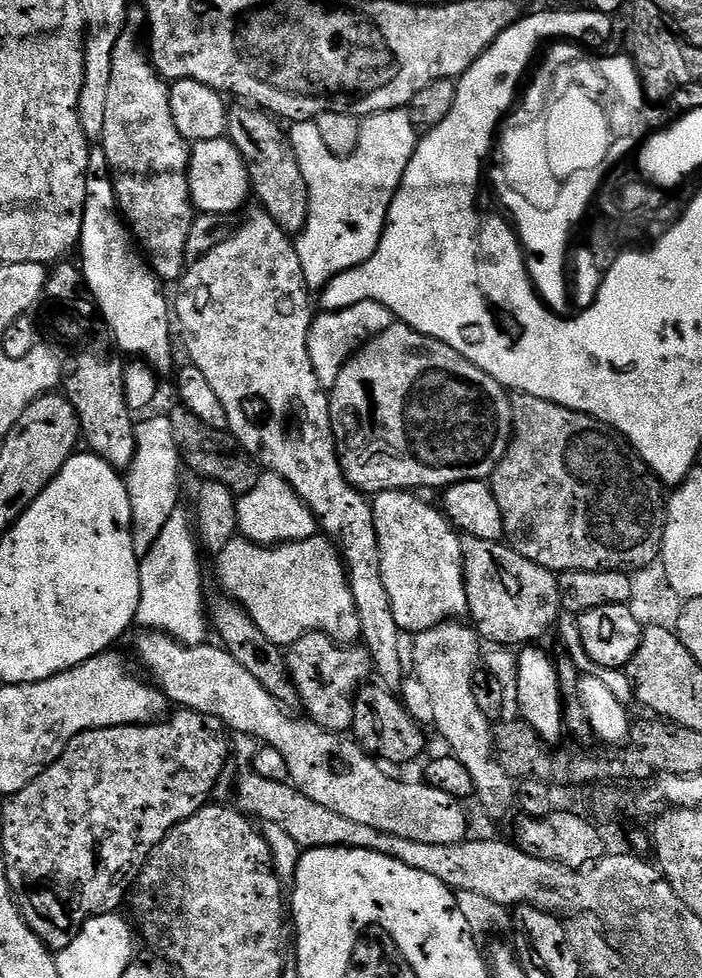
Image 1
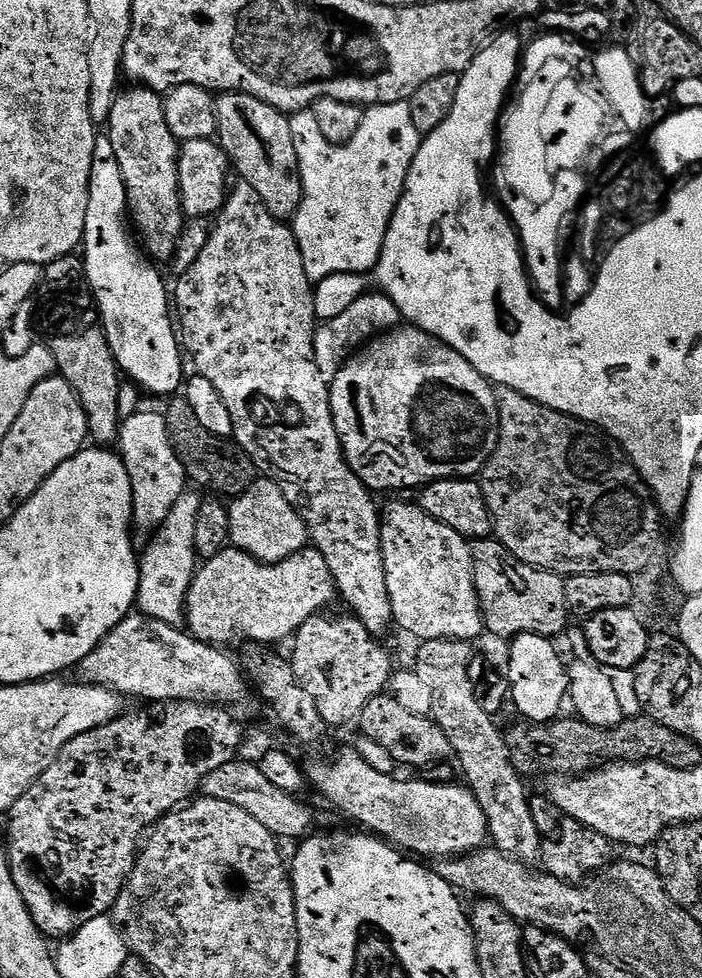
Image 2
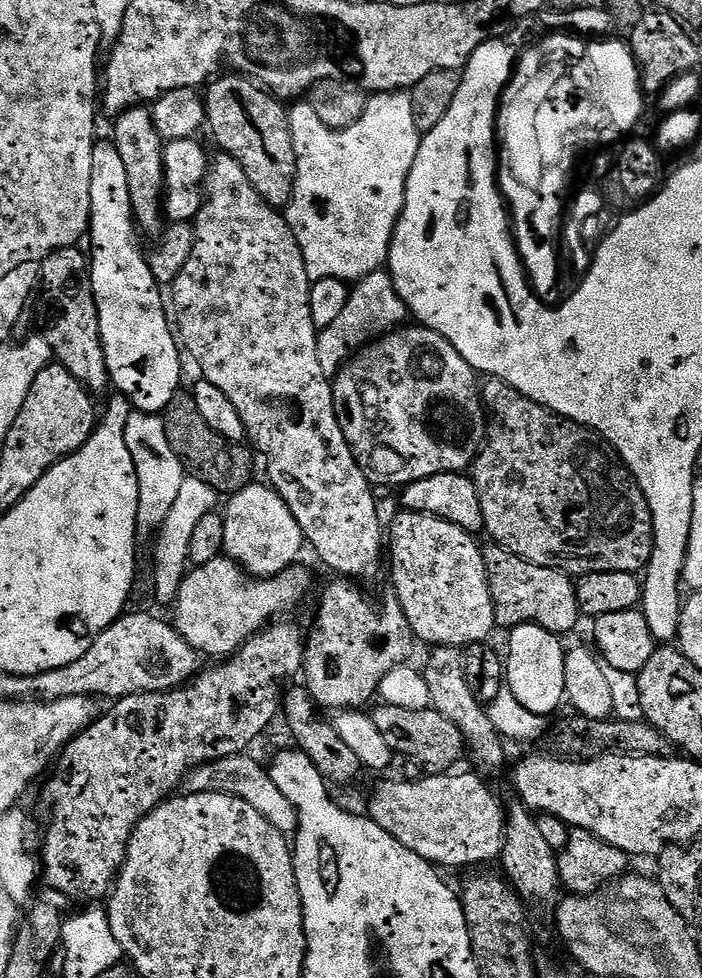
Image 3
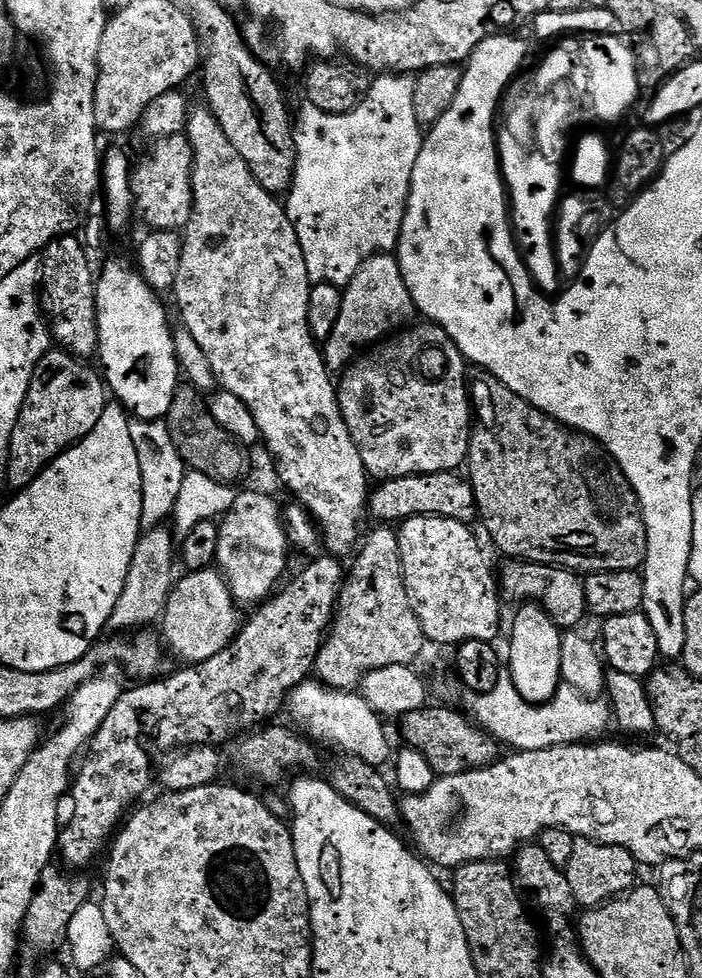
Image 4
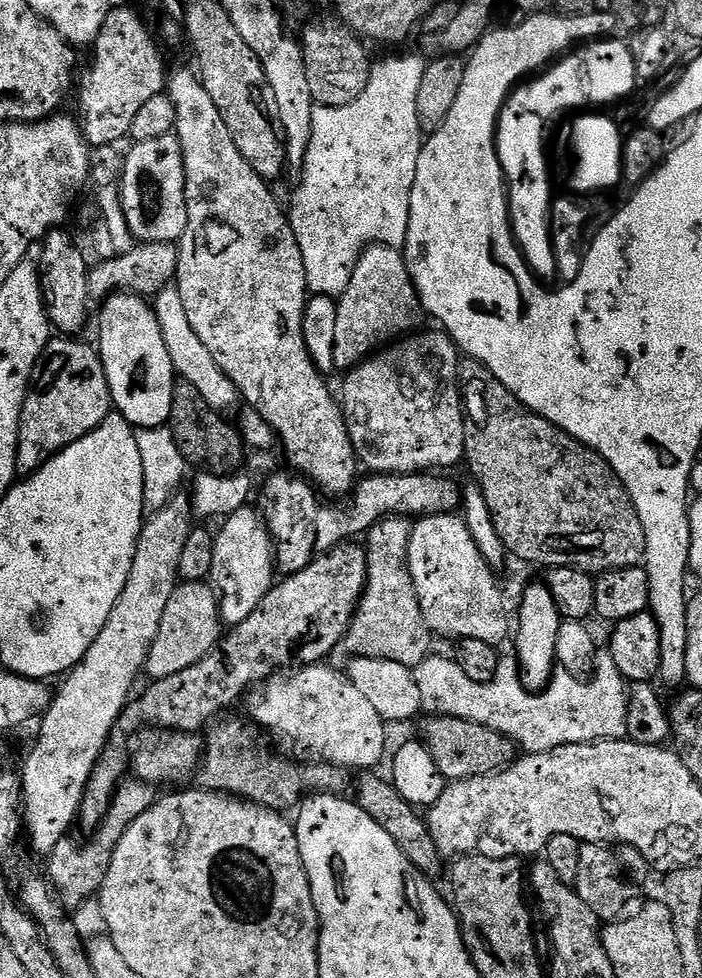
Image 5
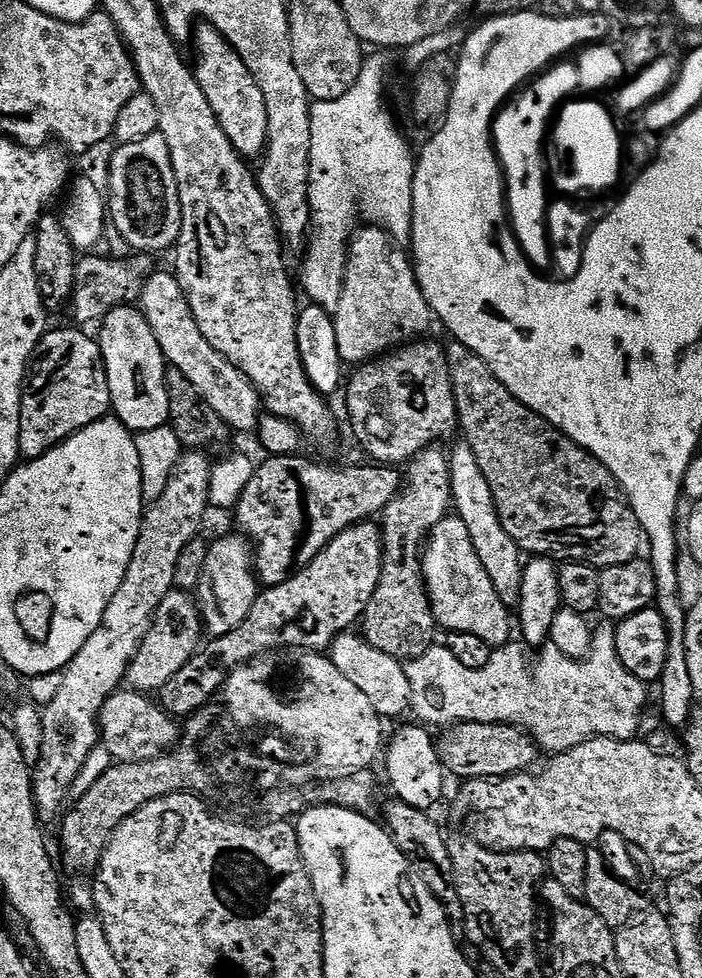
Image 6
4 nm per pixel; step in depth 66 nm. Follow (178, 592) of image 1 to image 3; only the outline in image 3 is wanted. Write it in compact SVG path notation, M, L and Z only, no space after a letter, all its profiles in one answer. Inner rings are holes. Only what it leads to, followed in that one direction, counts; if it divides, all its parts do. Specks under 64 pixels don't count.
M185 475L182 487L178 489L178 498L174 502L174 507L170 510L166 522L162 522L162 526L156 531L154 537L156 549L152 552L152 588L156 591L156 596L162 603L171 605L175 601L178 590L190 568L188 558L190 538L194 534L194 529L198 526L198 521L205 514L217 511L216 500L218 500L217 492L210 486L206 486L206 482Z

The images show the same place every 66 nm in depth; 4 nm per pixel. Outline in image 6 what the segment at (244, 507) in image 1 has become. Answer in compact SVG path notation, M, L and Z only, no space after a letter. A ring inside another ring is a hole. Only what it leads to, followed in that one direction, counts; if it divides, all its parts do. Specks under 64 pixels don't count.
M243 535L224 536L221 540L212 540L208 546L208 557L204 567L204 580L212 591L212 600L216 603L216 612L204 608L202 628L209 637L215 638L230 634L250 614L258 595L258 581L254 571L254 548Z

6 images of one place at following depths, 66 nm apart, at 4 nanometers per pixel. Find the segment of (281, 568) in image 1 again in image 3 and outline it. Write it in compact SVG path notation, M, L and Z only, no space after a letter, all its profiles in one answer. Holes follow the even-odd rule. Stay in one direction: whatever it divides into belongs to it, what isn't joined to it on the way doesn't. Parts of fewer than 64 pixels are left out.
M227 556L214 558L214 562L195 565L185 575L182 586L178 590L174 601L176 608L176 620L174 627L180 637L187 642L195 652L208 656L220 656L216 658L227 658L233 656L246 641L257 632L267 628L269 624L279 621L287 612L292 612L308 596L312 588L312 576L301 566L293 566L277 576L265 576L263 578L250 578L248 573L228 559Z

